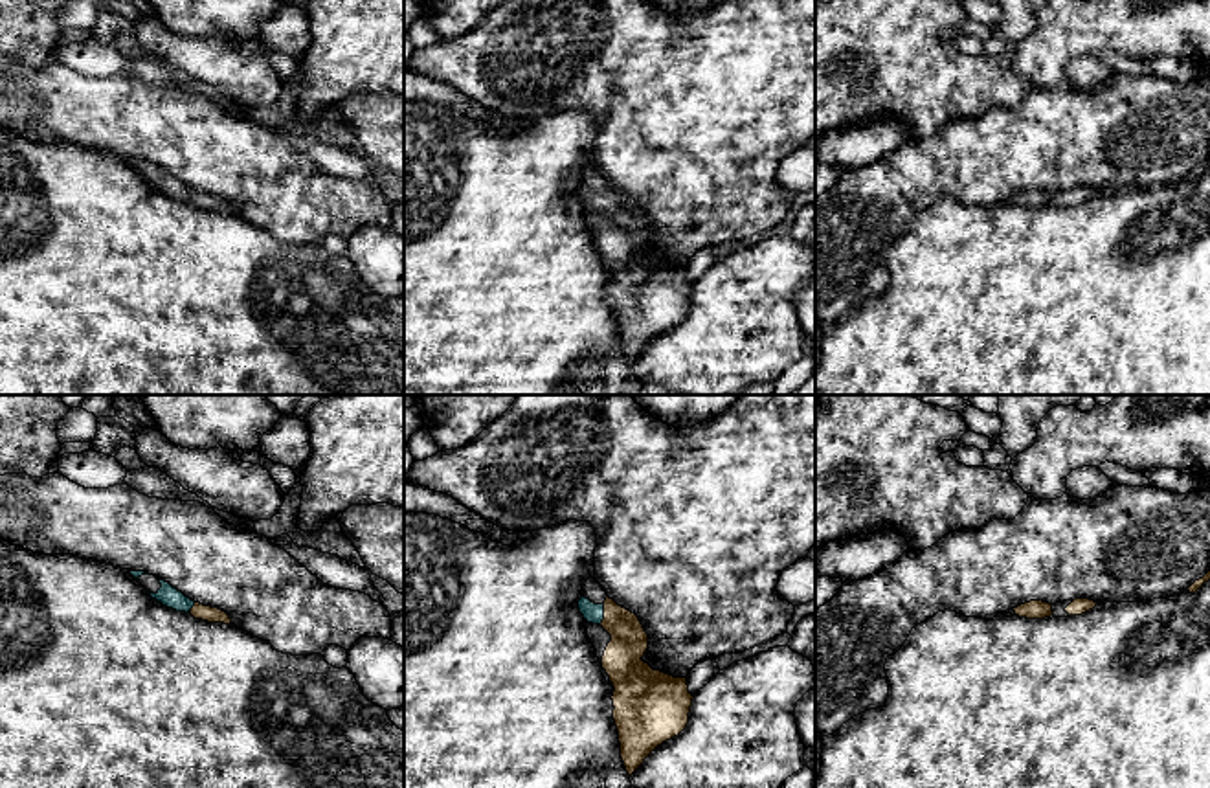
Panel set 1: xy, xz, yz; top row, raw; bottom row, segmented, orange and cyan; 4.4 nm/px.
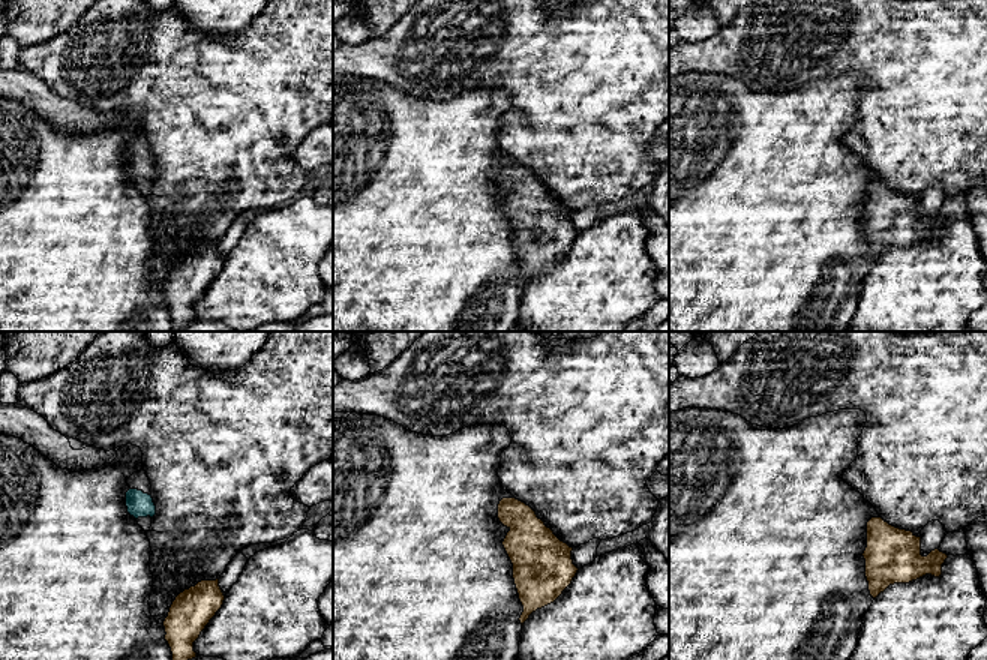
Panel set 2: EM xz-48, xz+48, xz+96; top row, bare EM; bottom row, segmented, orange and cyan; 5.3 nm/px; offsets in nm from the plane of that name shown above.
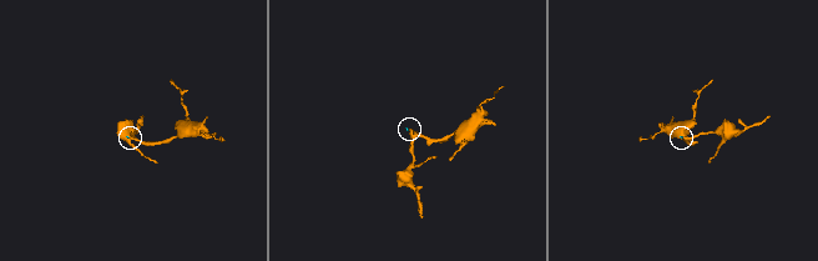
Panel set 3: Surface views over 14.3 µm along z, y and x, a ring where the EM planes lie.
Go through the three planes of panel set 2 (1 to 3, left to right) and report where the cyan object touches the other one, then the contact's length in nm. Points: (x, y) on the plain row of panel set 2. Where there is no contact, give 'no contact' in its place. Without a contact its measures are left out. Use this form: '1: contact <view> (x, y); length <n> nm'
1: no contact
2: no contact
3: no contact

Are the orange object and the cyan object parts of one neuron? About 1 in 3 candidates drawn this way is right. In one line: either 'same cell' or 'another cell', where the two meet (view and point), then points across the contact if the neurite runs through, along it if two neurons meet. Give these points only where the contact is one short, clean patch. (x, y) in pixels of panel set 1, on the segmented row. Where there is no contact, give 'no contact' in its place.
same cell; contact xz (604, 616); way xz (621, 660), (621, 632), (604, 616), (592, 612)

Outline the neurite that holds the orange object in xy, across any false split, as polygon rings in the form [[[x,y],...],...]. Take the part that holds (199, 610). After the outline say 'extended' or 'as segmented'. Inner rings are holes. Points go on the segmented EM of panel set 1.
[[[130,571],[130,575],[147,590],[152,599],[167,608],[185,614],[189,612],[195,619],[202,619],[207,623],[231,623],[226,612],[191,601],[169,582],[156,579],[154,575],[149,575],[145,571]]] | extended

